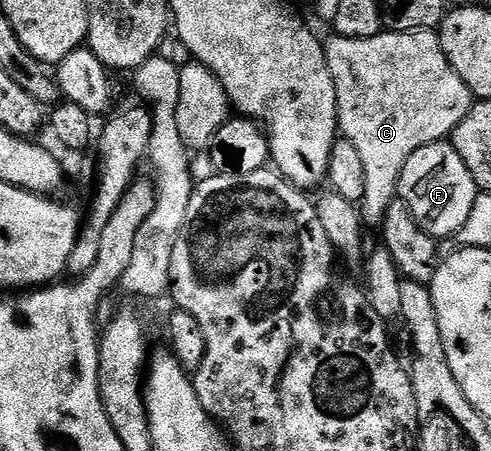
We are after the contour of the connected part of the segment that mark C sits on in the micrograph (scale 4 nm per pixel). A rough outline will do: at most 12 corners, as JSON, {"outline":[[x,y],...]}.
{"outline":[[436,31],[324,41],[380,225],[475,97]]}

